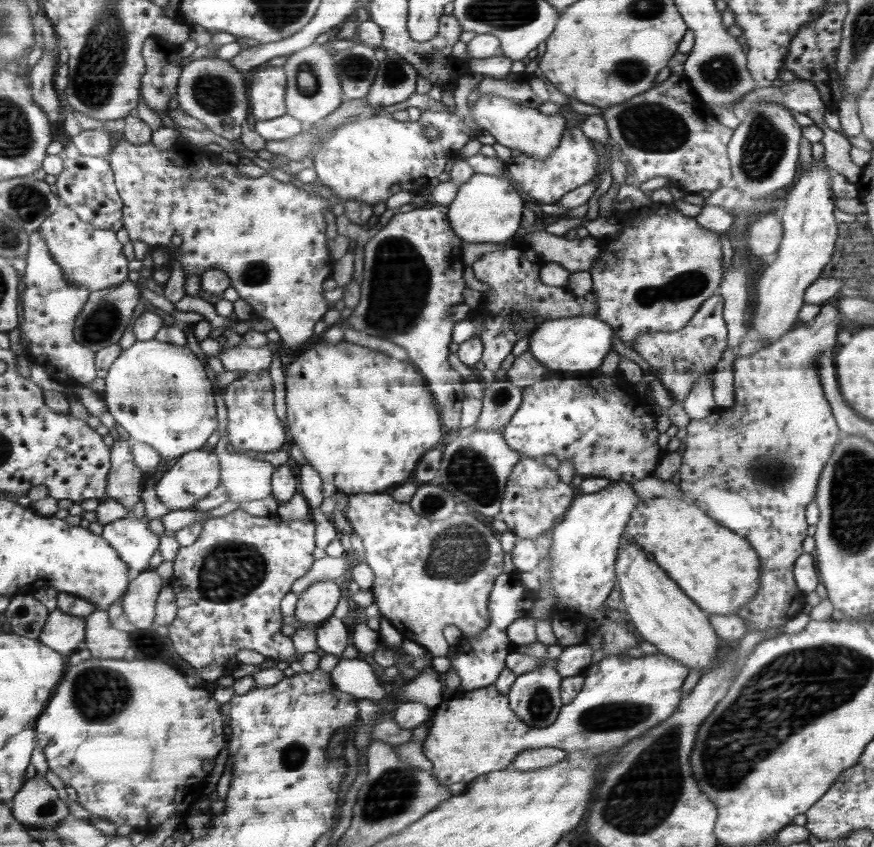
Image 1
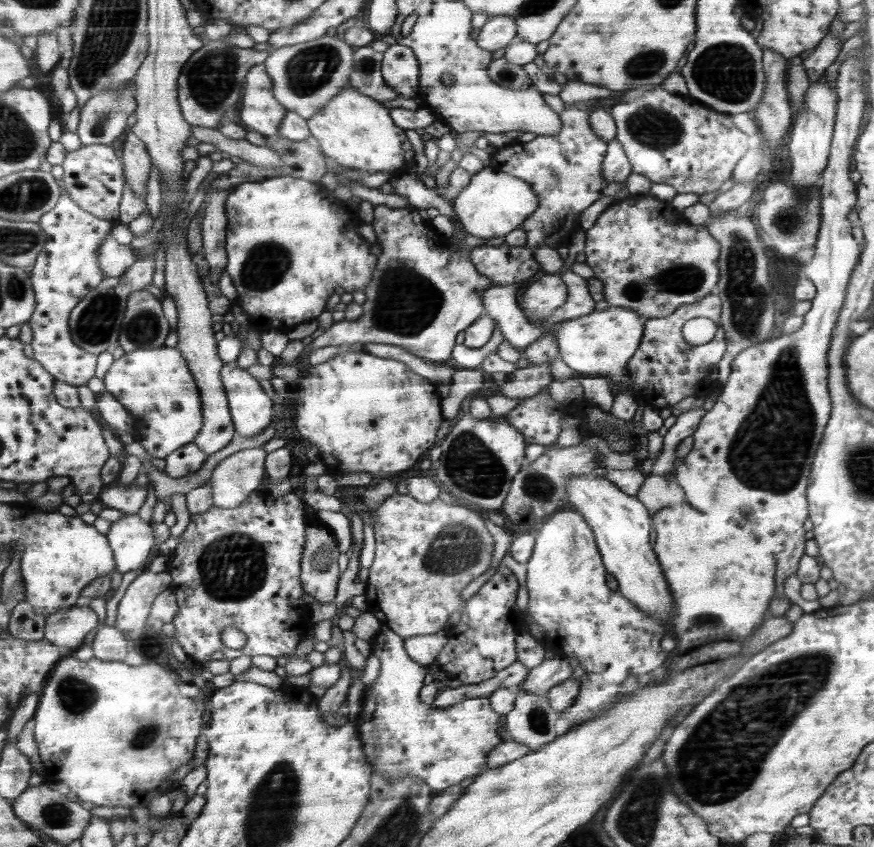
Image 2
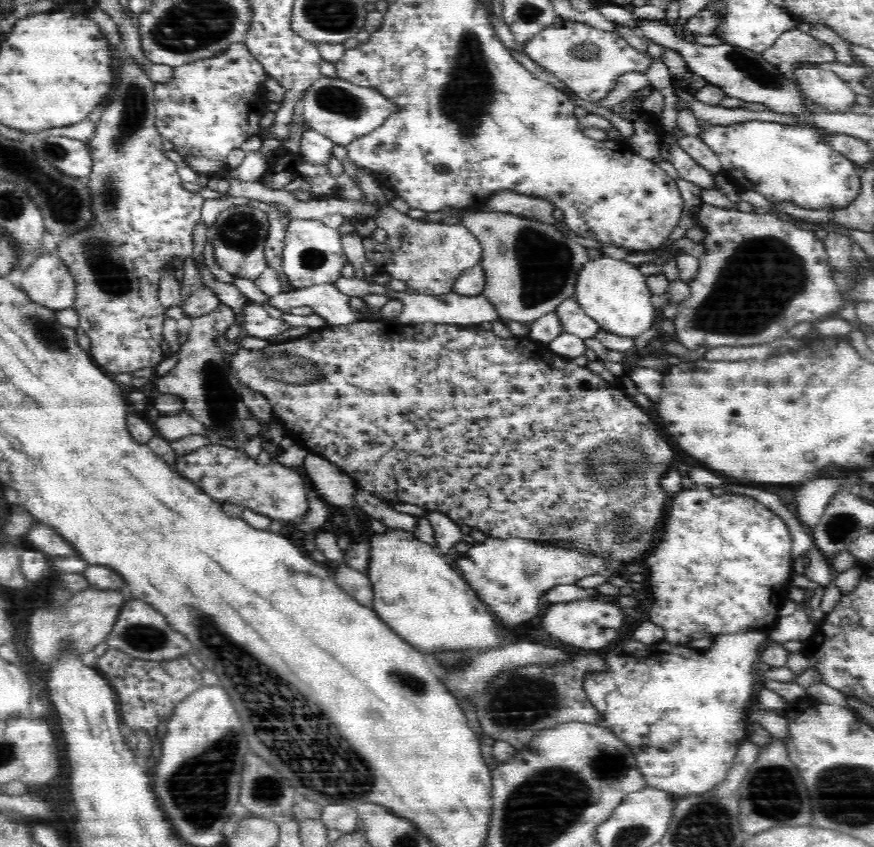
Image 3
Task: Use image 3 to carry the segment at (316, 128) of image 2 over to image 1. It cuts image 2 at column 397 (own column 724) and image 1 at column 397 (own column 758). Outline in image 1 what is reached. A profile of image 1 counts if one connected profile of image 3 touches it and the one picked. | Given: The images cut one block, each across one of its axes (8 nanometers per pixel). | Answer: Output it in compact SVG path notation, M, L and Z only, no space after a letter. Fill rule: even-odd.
M426 111L416 122L394 120L390 114L364 114L328 134L314 155L313 168L318 180L331 190L332 198L337 202L386 203L390 196L402 190L418 194L420 188L428 186L428 180L438 177L444 168L449 168L448 158L456 158L473 137L474 131L460 116L450 111ZM427 126L435 126L440 136L428 140L424 134Z

